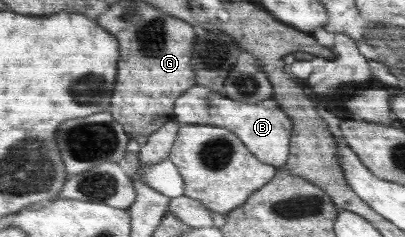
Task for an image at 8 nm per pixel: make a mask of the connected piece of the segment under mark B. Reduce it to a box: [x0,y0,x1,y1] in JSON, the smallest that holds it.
[172,84,293,168]

